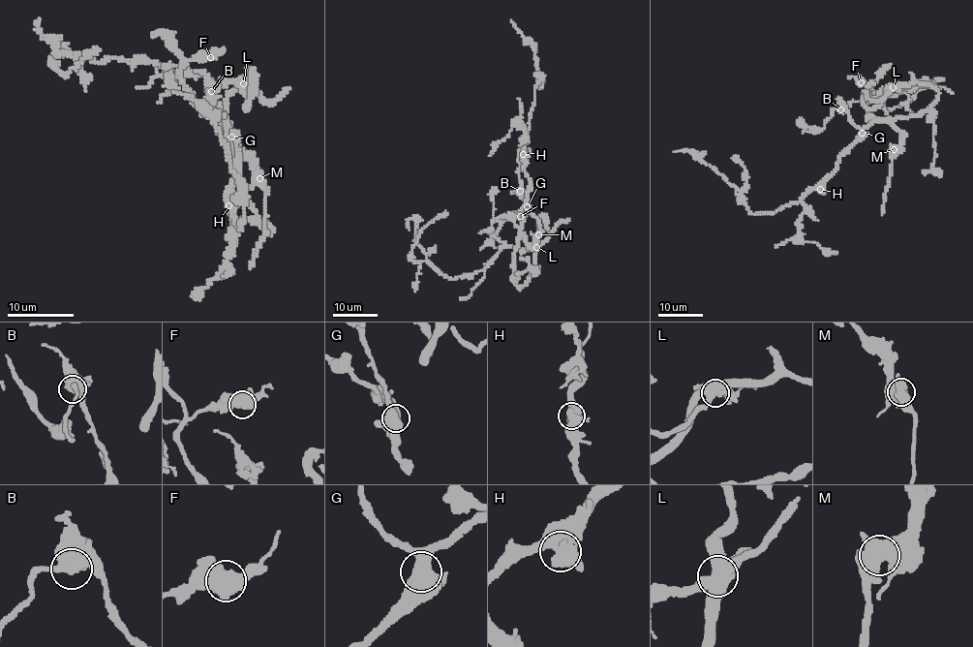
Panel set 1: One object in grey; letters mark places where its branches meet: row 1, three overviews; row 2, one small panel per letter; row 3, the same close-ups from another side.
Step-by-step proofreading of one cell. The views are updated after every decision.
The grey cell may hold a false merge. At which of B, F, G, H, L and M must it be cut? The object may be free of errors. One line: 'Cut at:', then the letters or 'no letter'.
Cut at: L

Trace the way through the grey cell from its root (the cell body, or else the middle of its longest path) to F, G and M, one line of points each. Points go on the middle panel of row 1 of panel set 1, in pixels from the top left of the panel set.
F: (516, 245), (520, 229), (506, 215), (498, 219), (520, 216)
G: (516, 245), (527, 206)
M: (516, 245), (524, 234), (525, 241), (534, 244), (538, 234)

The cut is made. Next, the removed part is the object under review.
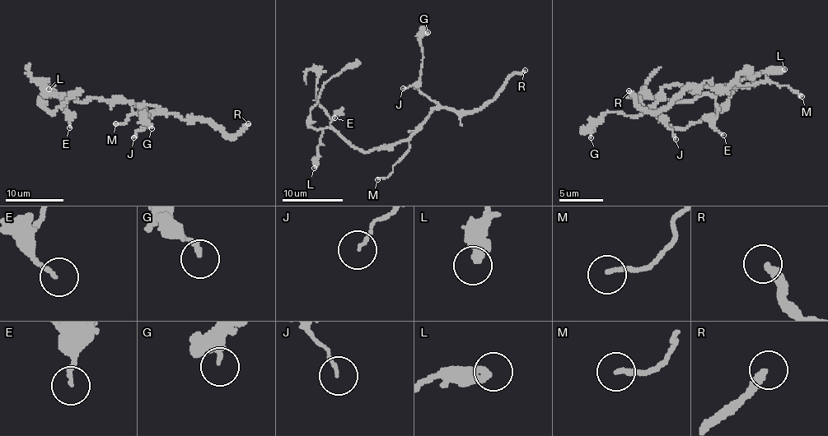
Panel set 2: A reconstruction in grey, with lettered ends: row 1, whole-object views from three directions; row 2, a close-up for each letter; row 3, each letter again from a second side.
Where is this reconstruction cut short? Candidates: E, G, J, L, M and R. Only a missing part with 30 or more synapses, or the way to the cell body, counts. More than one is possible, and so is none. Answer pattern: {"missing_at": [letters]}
{"missing_at": ["R"]}

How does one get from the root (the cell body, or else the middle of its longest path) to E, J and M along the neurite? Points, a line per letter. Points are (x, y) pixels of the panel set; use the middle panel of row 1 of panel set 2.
E: (385, 147), (360, 151), (329, 123), (335, 113), (334, 118)
J: (385, 147), (393, 147), (408, 140), (438, 106), (418, 88), (418, 80), (403, 88)
M: (385, 147), (409, 141), (409, 149), (393, 166), (393, 173), (377, 179)

